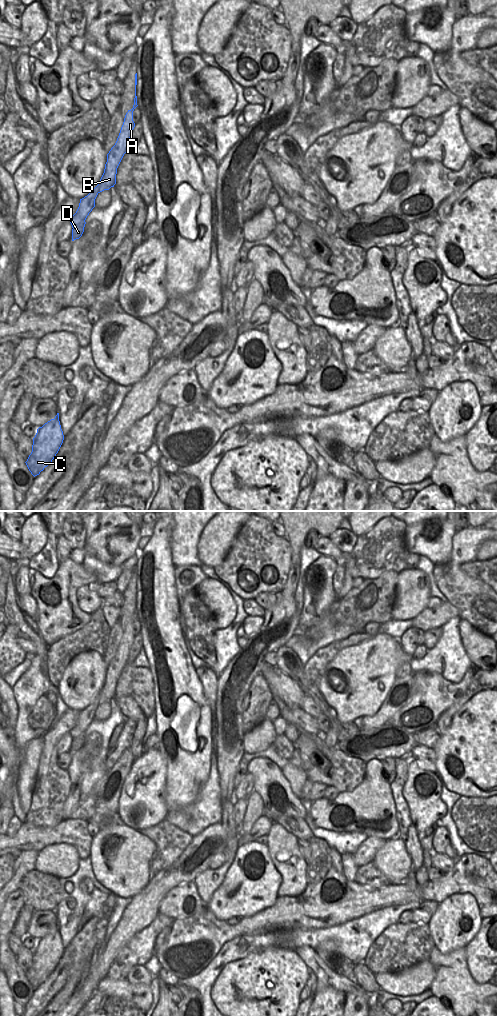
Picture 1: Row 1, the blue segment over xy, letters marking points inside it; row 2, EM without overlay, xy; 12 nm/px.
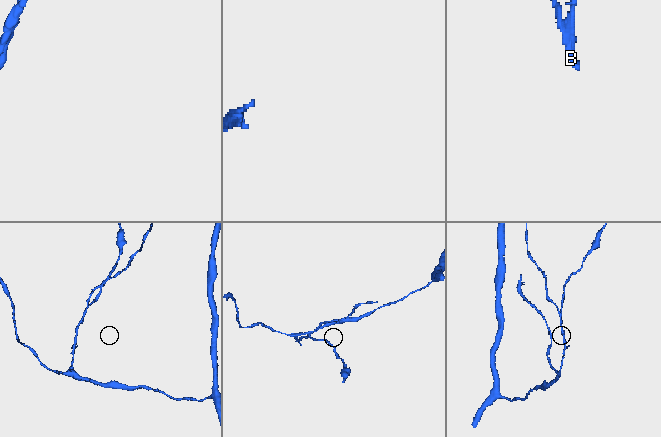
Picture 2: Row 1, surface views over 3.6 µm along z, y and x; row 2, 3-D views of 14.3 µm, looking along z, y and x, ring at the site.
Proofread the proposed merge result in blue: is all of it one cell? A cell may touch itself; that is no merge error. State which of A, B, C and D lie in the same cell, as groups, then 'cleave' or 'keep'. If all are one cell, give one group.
groups A / B C D; cleave

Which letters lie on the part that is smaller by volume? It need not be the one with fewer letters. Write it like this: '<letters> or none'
A

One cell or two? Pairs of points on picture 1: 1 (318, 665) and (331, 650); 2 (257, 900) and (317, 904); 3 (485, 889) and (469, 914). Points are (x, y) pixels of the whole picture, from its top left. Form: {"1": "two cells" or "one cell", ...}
{"1": "one cell", "2": "two cells", "3": "two cells"}

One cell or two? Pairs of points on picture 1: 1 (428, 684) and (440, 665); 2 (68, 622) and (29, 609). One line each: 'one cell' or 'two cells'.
1: two cells
2: two cells

